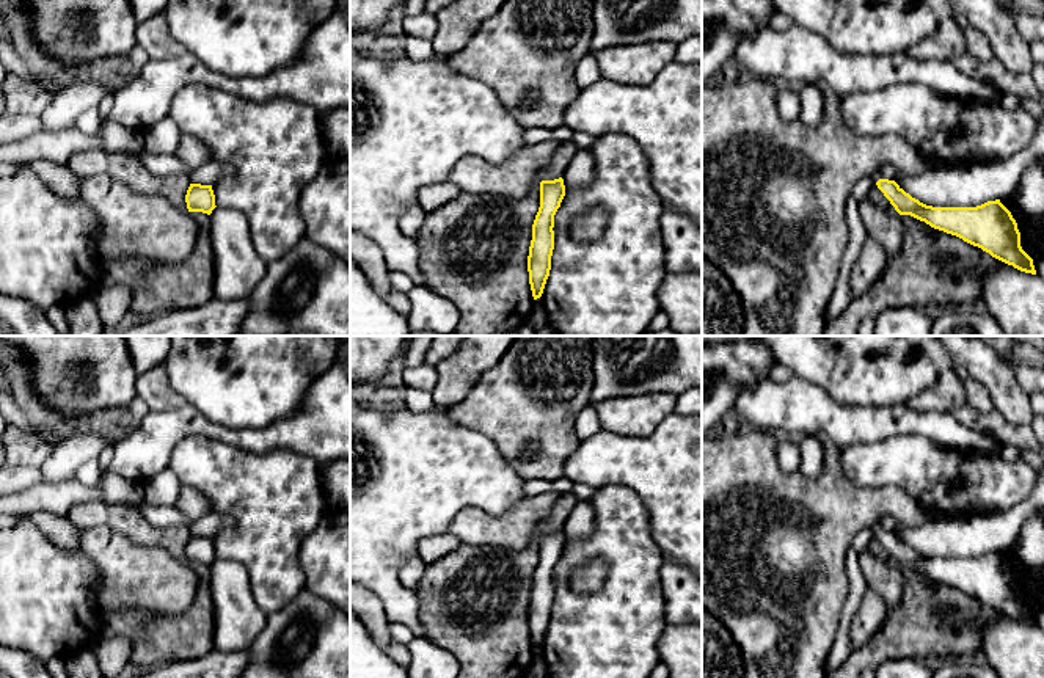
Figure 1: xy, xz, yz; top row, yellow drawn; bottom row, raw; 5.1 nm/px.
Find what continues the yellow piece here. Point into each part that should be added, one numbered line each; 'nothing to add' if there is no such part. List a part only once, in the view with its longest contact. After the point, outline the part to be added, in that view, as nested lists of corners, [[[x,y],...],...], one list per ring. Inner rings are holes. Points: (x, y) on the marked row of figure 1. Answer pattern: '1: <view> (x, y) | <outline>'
1: yz (886, 228) | [[[868,198],[859,201],[859,212],[868,239],[881,243],[889,256],[898,254],[904,237],[903,215],[890,213]]]

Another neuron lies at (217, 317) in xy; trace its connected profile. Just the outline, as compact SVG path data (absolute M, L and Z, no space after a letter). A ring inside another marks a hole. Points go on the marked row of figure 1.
M215 297L201 306L127 320L108 336L235 336L246 314L248 297Z

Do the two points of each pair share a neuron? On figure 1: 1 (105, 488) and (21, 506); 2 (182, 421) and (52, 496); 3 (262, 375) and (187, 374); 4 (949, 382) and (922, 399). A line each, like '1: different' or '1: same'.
1: same
2: different
3: same
4: same

